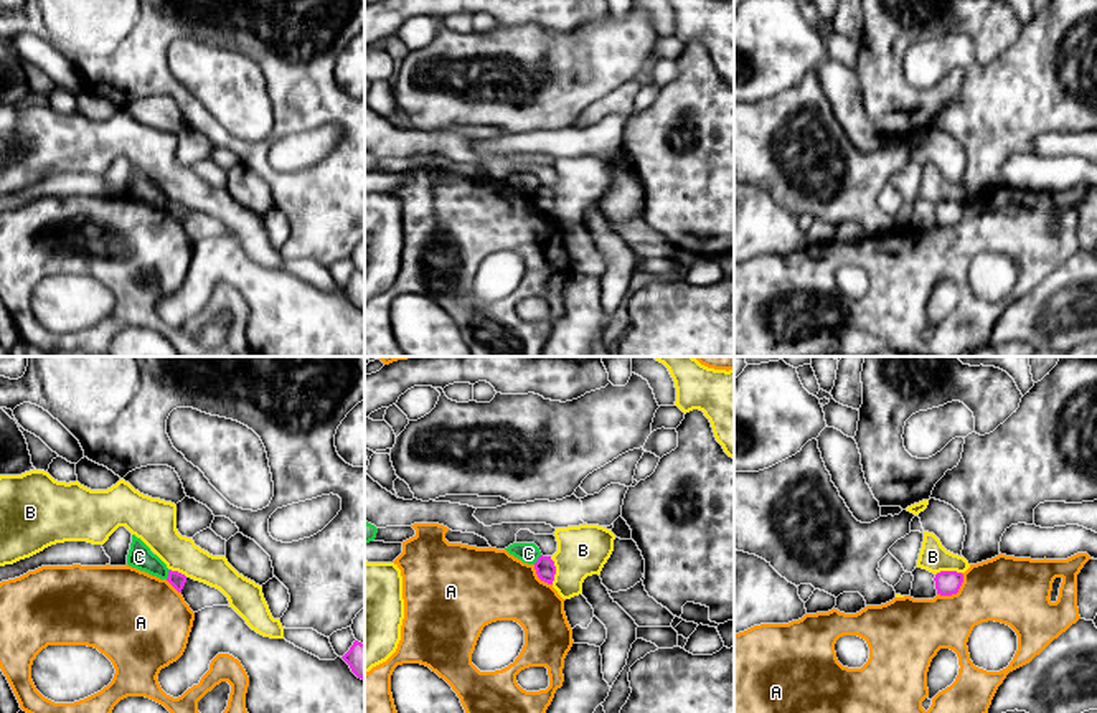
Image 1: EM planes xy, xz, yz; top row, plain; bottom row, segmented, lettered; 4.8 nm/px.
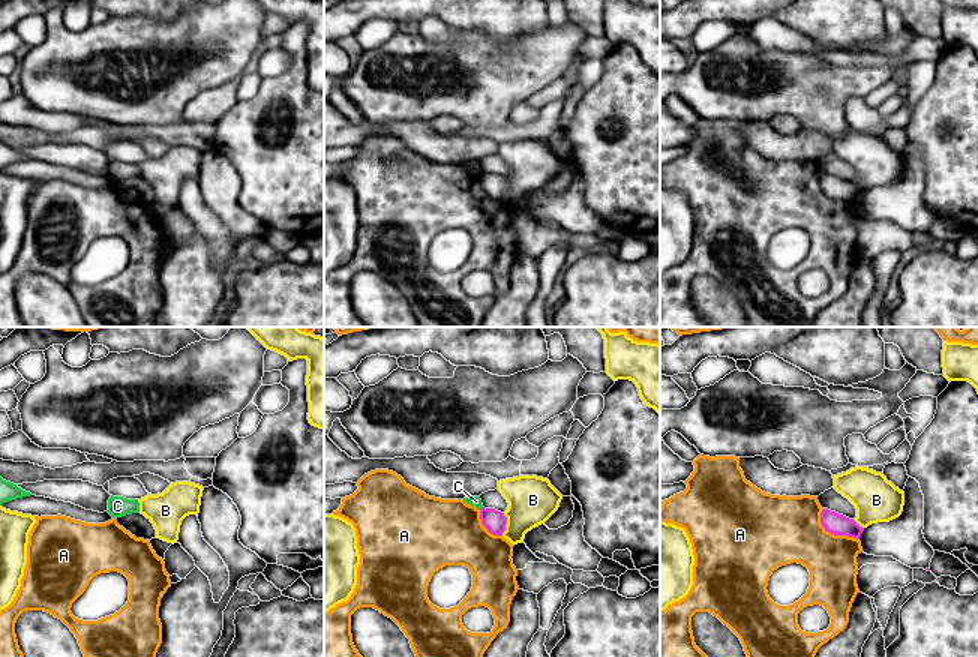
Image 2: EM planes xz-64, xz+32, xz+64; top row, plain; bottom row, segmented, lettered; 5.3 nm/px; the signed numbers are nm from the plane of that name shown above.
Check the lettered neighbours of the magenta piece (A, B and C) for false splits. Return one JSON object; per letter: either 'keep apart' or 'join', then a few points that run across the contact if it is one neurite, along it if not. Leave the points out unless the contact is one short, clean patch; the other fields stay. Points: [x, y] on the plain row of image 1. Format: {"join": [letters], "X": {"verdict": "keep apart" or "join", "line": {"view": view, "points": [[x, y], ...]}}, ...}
{"join": [], "A": {"verdict": "keep apart"}, "B": {"verdict": "keep apart"}, "C": {"verdict": "keep apart", "line": {"view": "xy", "points": [[170, 200], [165, 208]]}}}

